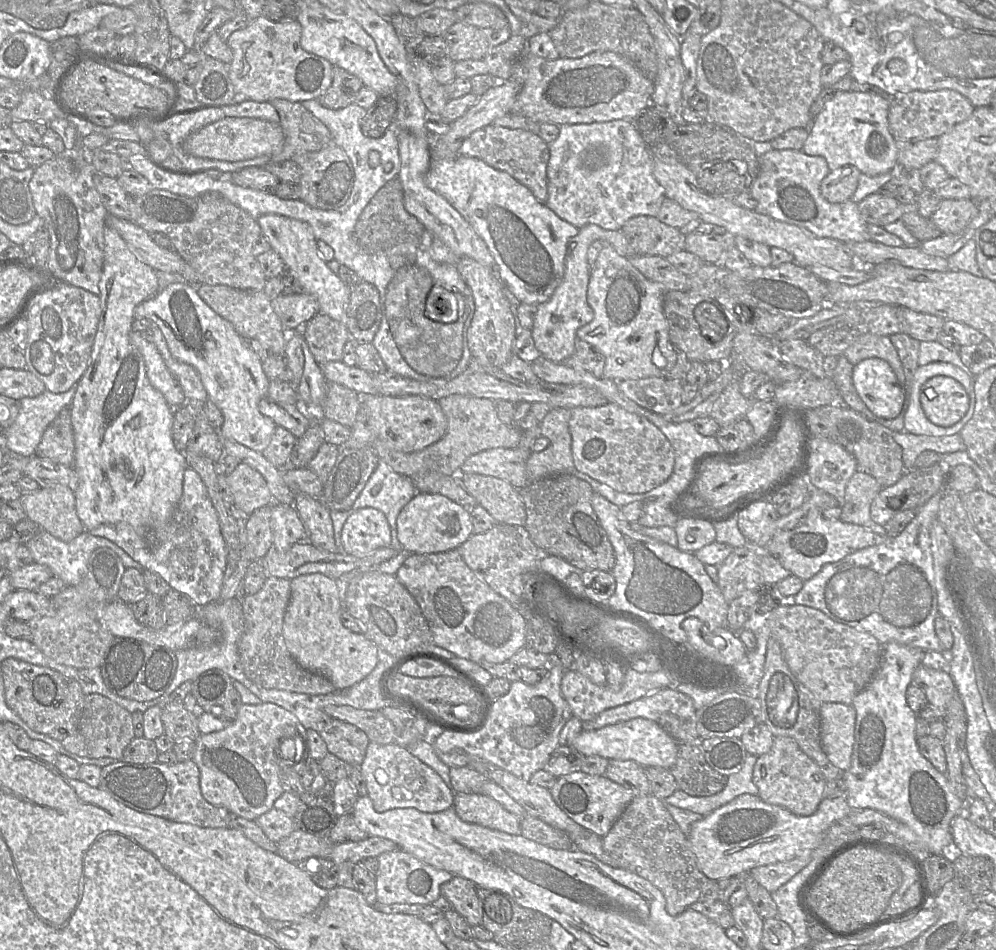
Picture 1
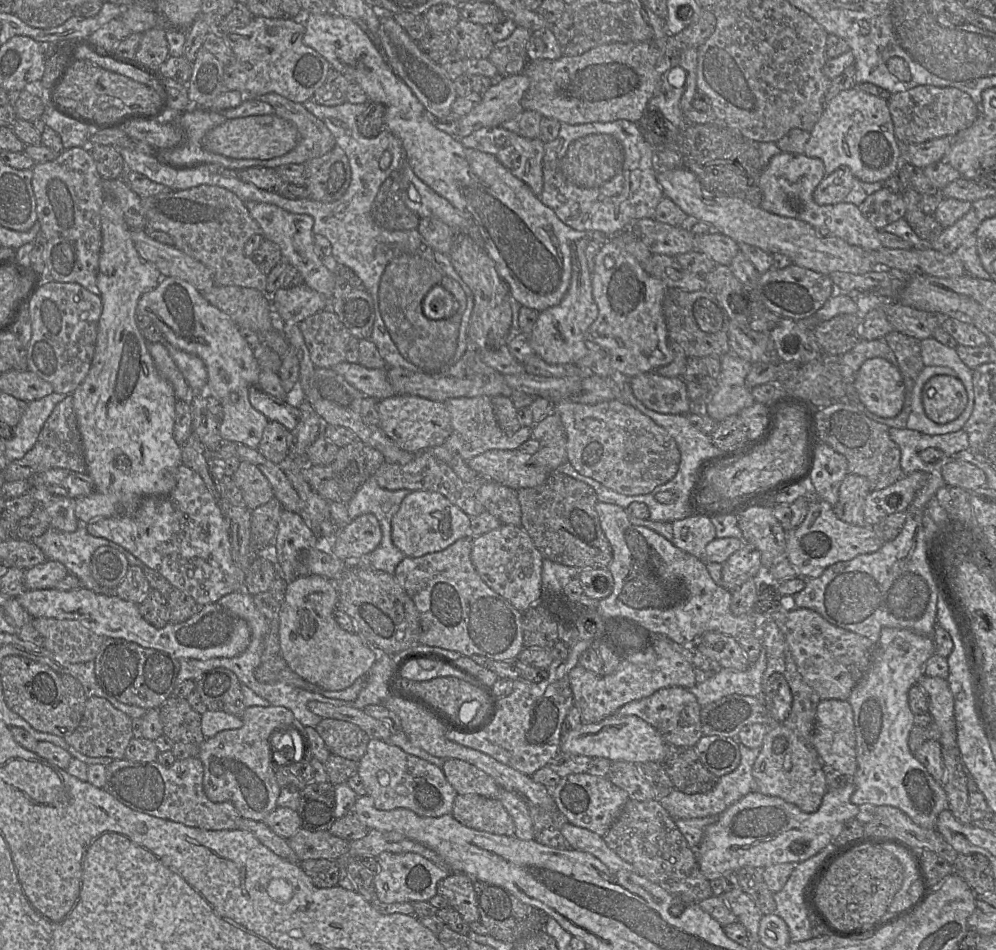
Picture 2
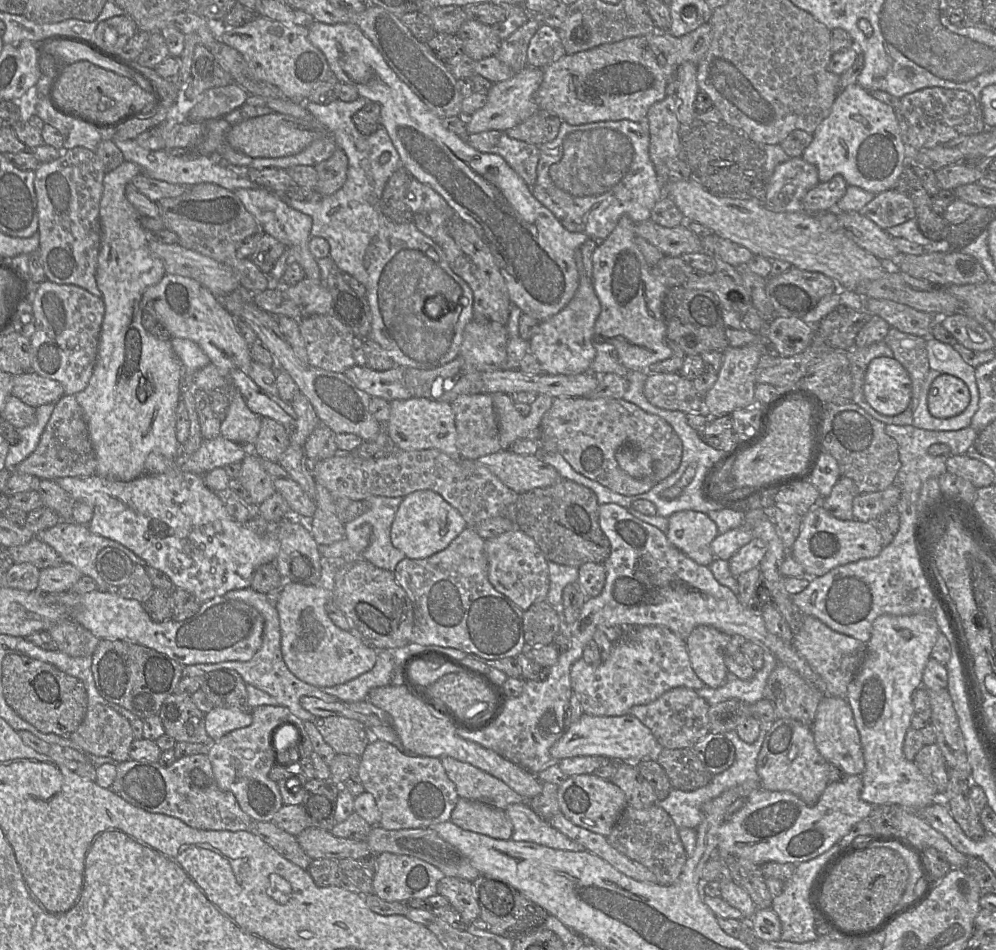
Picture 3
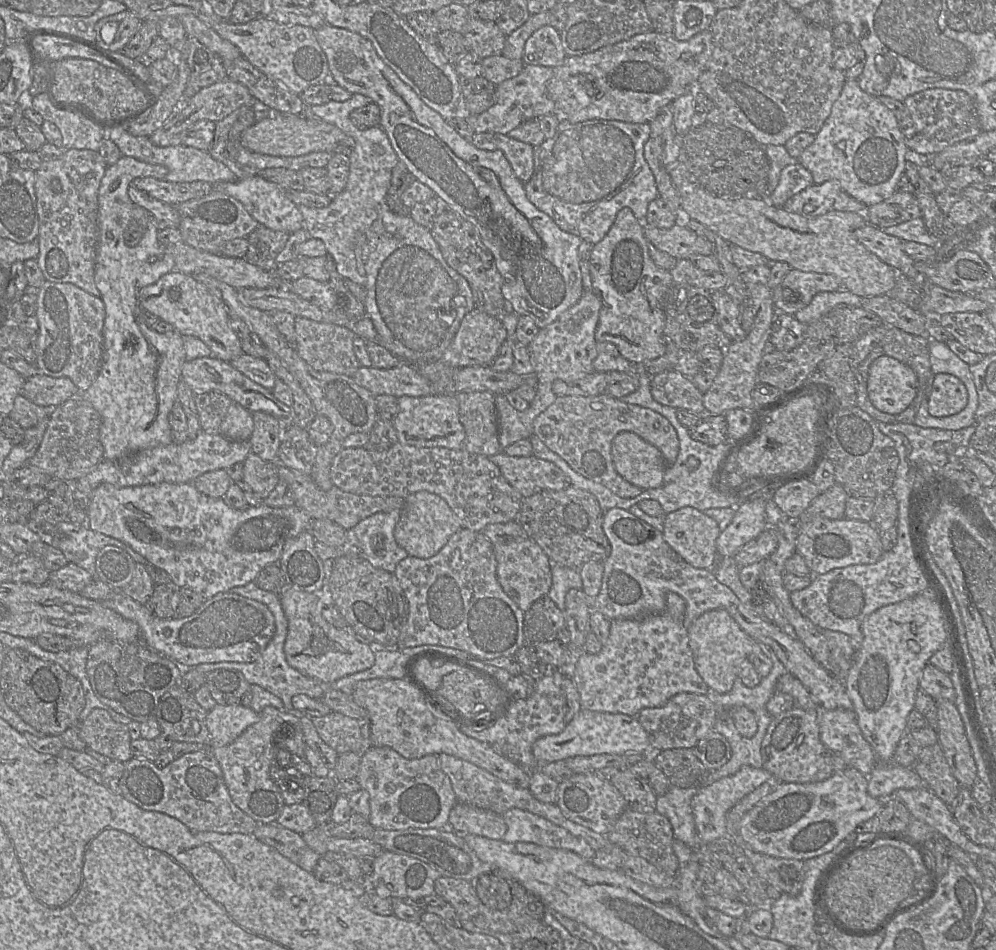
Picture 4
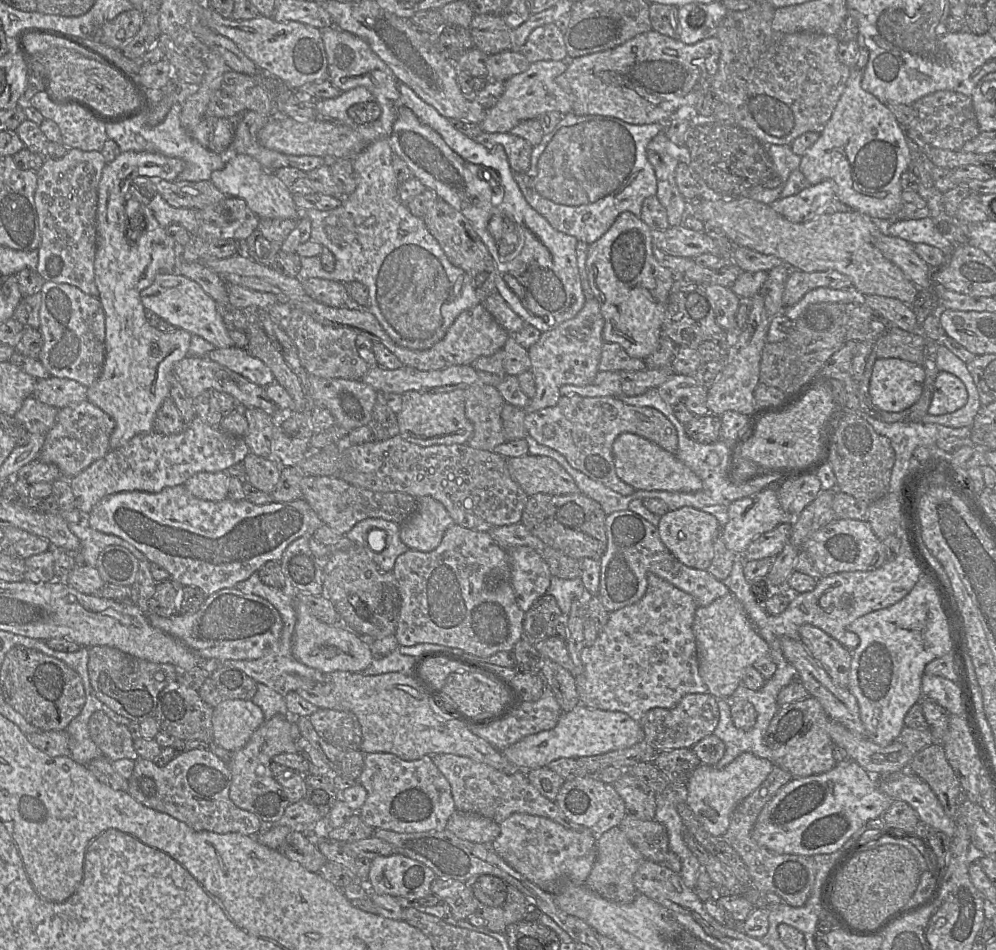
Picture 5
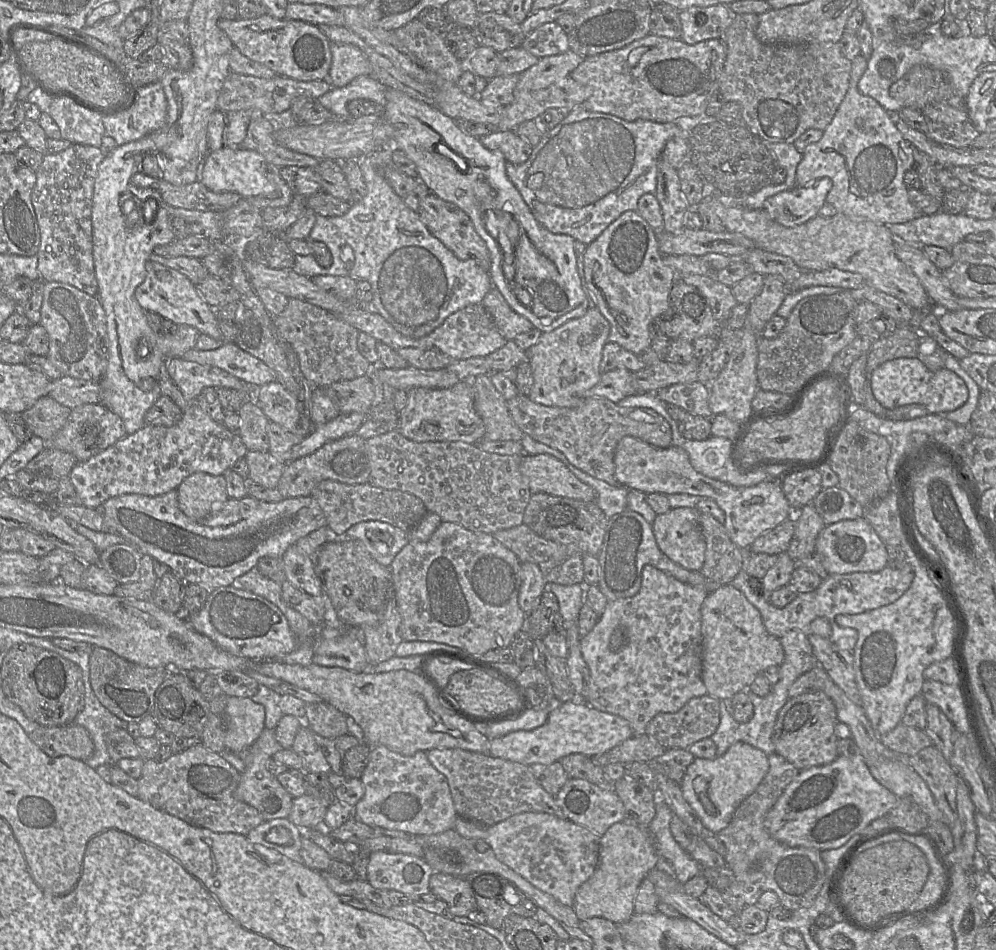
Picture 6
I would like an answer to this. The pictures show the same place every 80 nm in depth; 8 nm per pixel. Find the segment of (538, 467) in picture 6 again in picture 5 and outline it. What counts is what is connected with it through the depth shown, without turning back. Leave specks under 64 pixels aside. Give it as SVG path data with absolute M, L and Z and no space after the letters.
M526 454L507 458L511 477L523 491L532 496L538 493L565 495L580 492L571 475L553 458Z

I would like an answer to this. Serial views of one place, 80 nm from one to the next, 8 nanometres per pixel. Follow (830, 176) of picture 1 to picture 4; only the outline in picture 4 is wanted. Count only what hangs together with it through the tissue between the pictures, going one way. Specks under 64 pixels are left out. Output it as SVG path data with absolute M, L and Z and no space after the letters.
M837 180L813 184L788 199L782 208L798 215L820 216L834 210L833 204L840 192Z

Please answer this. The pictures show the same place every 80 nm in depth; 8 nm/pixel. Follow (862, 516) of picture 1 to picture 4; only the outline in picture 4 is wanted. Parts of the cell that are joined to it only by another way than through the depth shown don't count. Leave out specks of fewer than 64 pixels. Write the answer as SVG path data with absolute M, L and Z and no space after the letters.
M835 483L828 490L820 493L799 519L794 521L798 522L798 525L802 525L821 518L841 520L845 518L847 498L848 494L845 489Z

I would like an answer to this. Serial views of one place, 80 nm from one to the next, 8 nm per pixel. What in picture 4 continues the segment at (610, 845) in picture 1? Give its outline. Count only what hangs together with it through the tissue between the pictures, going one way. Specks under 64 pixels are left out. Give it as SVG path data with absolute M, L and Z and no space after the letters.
M625 809L607 837L611 843L620 846L627 854L644 858L665 873L677 876L680 863L673 852L674 836L672 825L666 817L658 812L640 813Z

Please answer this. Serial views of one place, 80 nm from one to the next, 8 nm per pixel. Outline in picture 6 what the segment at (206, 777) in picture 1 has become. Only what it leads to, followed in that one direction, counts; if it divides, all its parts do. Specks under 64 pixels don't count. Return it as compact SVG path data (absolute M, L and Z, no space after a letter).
M264 728L255 742L241 755L238 755L244 761L245 769L241 773L240 781L234 792L234 796L238 800L256 808L262 815L264 821L288 818L292 808L294 798L266 768L267 761L272 758L276 752L282 749L284 748L275 737L275 730Z

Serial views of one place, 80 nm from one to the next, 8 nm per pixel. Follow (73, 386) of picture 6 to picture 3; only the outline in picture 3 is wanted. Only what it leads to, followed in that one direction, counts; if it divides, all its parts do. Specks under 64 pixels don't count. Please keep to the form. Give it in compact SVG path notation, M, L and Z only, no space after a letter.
M33 371L14 375L12 395L34 408L59 401L65 395L62 384Z

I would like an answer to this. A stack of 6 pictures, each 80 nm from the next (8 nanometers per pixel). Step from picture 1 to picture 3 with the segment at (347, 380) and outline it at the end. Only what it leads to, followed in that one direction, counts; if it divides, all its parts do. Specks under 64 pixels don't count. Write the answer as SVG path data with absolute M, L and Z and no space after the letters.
M355 364L344 374L358 387L371 397L380 397L387 401L408 399L412 397L404 381L404 368L394 366L391 369L377 371Z

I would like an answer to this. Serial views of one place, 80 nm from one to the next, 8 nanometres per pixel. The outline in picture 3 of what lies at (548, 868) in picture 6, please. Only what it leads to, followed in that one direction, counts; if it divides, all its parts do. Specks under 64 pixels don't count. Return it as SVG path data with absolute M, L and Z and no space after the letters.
M513 803L505 809L512 821L514 841L530 841L555 849L585 850L583 845L571 840L554 828L548 820L537 815L528 803Z

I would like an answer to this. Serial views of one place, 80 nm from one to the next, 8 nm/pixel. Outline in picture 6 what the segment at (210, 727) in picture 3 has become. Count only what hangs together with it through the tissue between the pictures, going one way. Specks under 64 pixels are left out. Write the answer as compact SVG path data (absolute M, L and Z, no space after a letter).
M229 696L224 710L225 750L244 752L265 728L265 709L250 697Z

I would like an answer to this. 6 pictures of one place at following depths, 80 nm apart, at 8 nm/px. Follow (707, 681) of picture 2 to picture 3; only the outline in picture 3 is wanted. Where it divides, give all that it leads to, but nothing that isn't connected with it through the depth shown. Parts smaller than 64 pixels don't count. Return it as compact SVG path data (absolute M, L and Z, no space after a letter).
M764 649L764 665L755 672L750 680L741 680L728 671L726 682L718 688L708 686L695 690L704 698L710 706L729 699L738 699L749 704L758 702L764 698L764 689L767 680L776 668L778 661L769 649Z

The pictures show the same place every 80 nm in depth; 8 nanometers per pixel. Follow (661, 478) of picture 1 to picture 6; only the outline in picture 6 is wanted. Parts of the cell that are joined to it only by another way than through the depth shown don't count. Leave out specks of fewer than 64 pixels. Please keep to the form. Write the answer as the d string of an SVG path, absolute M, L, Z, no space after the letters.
M524 394L507 400L507 407L524 434L557 449L573 466L612 486L622 486L615 476L614 454L623 437L632 436L657 448L672 446L669 423L646 407L621 407L603 397L585 397L575 407L552 407L535 403Z

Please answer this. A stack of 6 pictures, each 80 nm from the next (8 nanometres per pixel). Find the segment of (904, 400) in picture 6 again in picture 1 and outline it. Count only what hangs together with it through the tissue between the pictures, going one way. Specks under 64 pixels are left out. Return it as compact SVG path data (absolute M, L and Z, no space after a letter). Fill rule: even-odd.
M867 358L853 366L852 382L855 390L877 417L896 418L904 404L903 387L891 366L880 358ZM937 375L920 388L920 404L927 419L941 427L958 423L969 409L969 395L954 378Z

